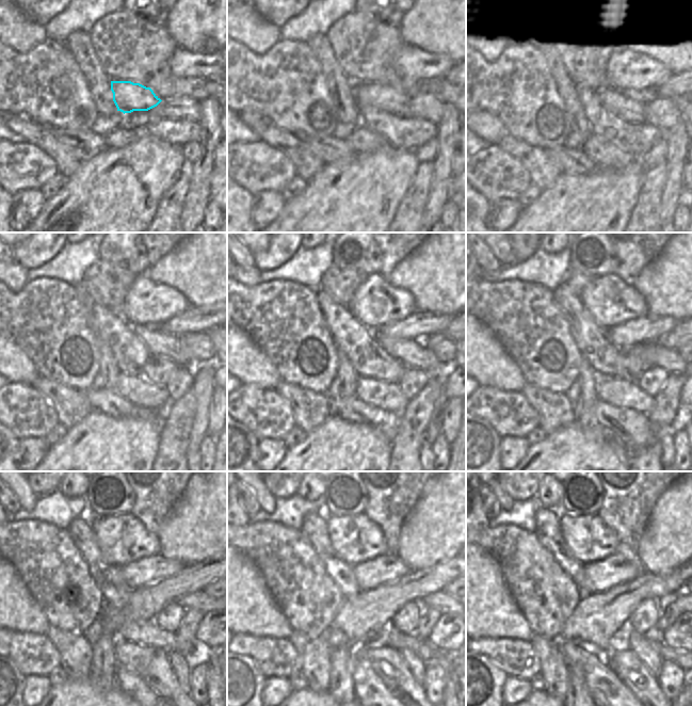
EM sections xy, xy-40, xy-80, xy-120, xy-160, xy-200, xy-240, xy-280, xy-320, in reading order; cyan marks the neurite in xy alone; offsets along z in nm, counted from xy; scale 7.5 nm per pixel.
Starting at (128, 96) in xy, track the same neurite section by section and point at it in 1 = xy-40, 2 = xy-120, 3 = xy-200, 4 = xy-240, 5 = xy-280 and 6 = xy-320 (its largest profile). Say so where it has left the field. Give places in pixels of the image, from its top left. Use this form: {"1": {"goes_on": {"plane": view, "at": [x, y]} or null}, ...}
{"1": {"goes_on": {"plane": "xy-40", "at": [385, 98]}}, "2": {"goes_on": {"plane": "xy-120", "at": [159, 343]}}, "3": {"goes_on": {"plane": "xy-200", "at": [655, 355]}}, "4": {"goes_on": {"plane": "xy-240", "at": [198, 600]}}, "5": {"goes_on": {"plane": "xy-280", "at": [440, 600]}}, "6": {"goes_on": {"plane": "xy-320", "at": [682, 599]}}}

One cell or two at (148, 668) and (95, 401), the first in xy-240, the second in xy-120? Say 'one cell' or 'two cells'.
one cell

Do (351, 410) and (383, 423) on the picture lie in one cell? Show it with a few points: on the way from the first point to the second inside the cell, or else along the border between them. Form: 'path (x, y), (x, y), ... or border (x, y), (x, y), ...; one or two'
path (358, 411), (375, 416); one

